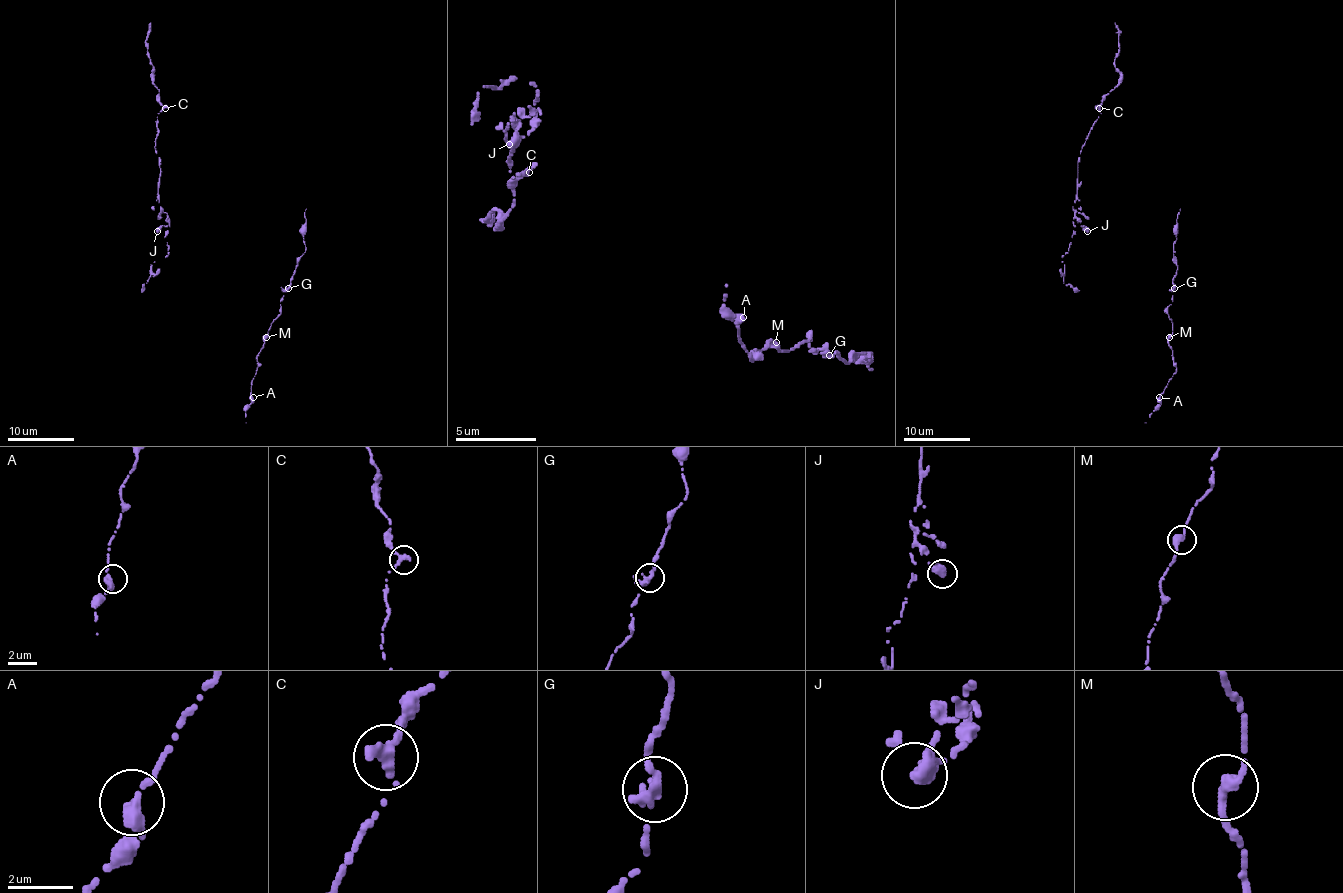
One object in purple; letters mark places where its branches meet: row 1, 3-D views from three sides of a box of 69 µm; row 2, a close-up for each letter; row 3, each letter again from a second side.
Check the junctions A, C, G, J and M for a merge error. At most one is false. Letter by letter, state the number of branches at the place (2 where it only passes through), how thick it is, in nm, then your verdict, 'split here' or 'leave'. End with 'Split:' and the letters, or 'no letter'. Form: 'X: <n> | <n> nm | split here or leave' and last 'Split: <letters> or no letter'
A: 2 | 320 nm | leave
C: 2 | 320 nm | leave
G: 2 | 340 nm | leave
J: 1 | 480 nm | leave
M: 2 | 320 nm | leave
Split: no letter

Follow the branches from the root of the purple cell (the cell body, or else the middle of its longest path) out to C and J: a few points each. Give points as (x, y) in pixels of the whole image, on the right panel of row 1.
C: (1064, 282), (1062, 257), (1074, 232), (1077, 161), (1099, 118), (1099, 108)
J: (1064, 282), (1062, 257), (1069, 251), (1074, 232), (1072, 221), (1075, 218), (1087, 231)

